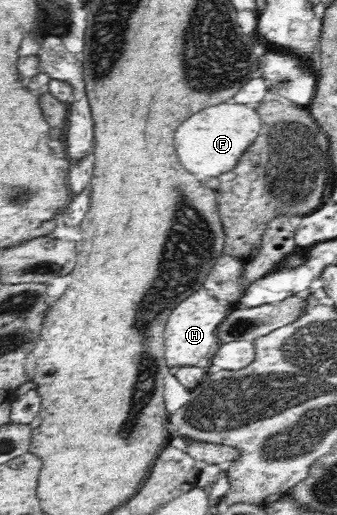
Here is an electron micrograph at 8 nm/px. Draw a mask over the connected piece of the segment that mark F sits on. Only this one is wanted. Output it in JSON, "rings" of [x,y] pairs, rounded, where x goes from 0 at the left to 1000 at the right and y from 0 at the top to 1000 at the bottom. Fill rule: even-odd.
{"rings":[[[688,196],[647,202],[564,225],[546,241],[534,241],[522,252],[522,295],[546,326],[588,346],[650,344],[706,322],[715,303],[763,270],[774,249],[772,225],[727,202],[688,202]]]}

